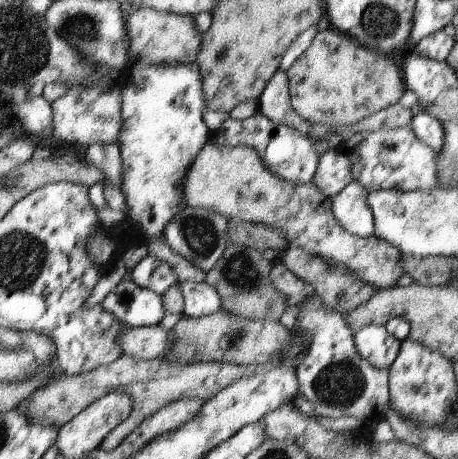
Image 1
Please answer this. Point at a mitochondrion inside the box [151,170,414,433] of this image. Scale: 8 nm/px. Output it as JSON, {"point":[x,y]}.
{"point":[340,384]}

